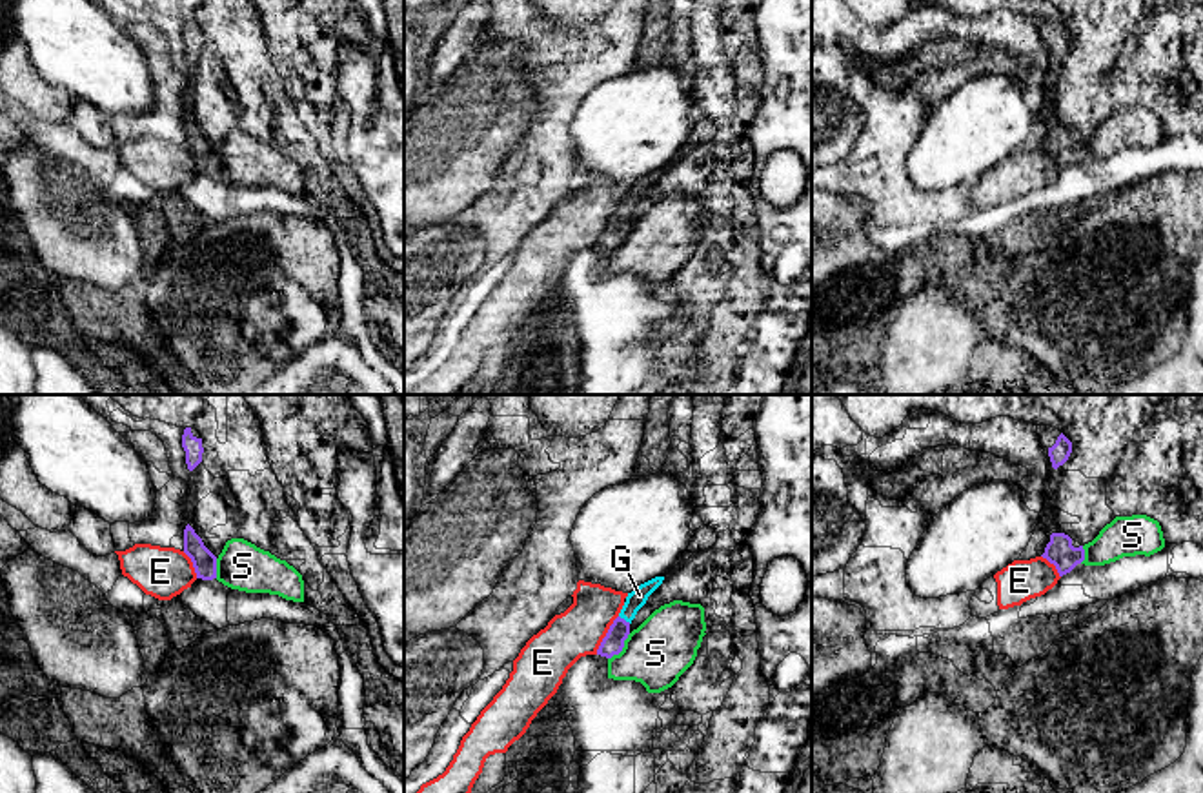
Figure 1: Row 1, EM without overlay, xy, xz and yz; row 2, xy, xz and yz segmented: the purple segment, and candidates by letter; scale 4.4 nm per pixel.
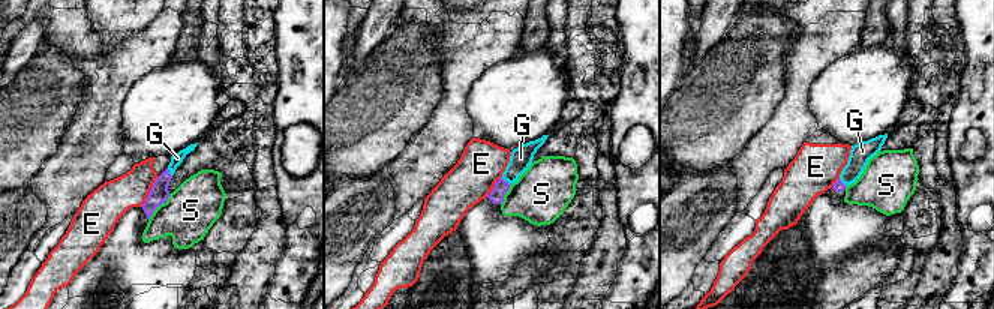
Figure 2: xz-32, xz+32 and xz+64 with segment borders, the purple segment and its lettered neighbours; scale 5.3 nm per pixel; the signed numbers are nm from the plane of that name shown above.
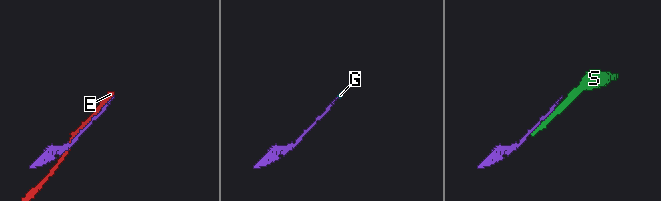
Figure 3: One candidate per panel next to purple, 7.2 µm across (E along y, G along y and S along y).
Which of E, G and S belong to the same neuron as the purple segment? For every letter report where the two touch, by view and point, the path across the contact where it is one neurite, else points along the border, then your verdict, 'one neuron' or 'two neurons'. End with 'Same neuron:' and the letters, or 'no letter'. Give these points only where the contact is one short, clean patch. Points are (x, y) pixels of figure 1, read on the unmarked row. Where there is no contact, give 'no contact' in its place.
E: contact xz (606, 228); border xz (617, 208), (596, 246); two neurons
G: contact xz (623, 211); way xz (612, 237), (623, 211), (639, 188); one neuron
S: contact xz (623, 239); two neurons
Same neuron: G

